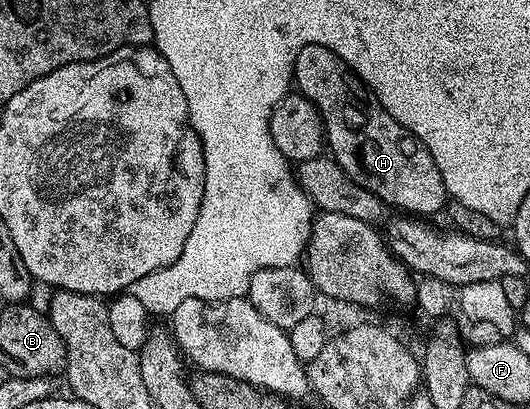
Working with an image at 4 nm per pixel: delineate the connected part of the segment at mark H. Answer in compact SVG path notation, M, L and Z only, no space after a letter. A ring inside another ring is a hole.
M306 45L302 53L298 53L294 65L294 87L318 109L324 122L327 150L358 186L377 195L389 208L397 207L400 210L397 212L407 213L412 217L430 217L426 215L445 210L450 196L444 187L442 173L438 173L438 165L434 165L434 157L424 148L422 141L418 141L418 137L414 137L406 128L398 125L398 121L387 115L379 103L370 102L368 88L333 51L322 45Z

